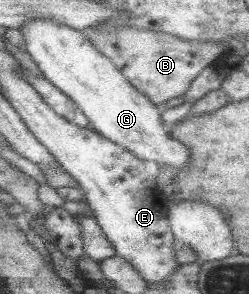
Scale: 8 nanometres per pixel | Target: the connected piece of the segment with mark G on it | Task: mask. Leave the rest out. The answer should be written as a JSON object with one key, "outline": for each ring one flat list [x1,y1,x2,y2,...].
{"outline":[[46,19,30,21,18,30,24,36,25,50,34,58,40,71,44,73,44,78,53,82,61,91,69,94,77,102,80,109,89,117,92,129,117,145,125,146,131,153,136,154,152,167,160,165,182,169,188,163,188,157,190,157,188,147,182,145,180,141,174,141,173,134,164,129,163,108,156,105,145,93,134,86,110,58,96,49,86,32,68,25,60,25,56,21,46,21]]}

